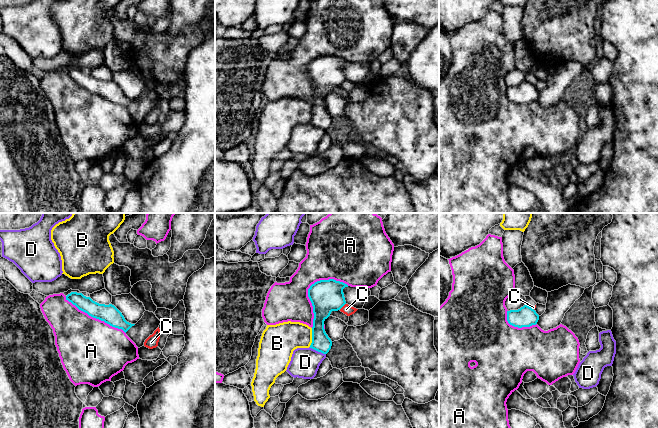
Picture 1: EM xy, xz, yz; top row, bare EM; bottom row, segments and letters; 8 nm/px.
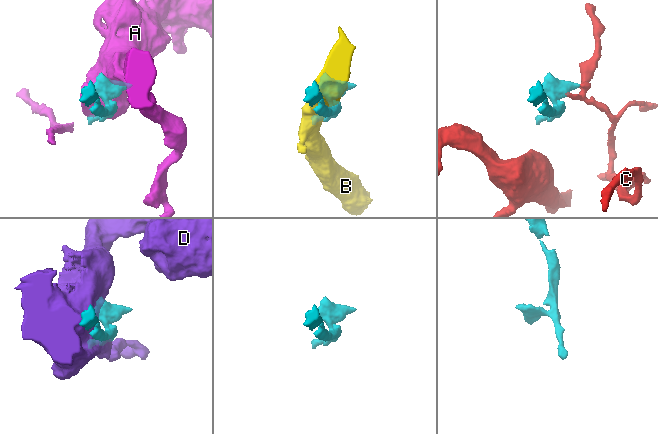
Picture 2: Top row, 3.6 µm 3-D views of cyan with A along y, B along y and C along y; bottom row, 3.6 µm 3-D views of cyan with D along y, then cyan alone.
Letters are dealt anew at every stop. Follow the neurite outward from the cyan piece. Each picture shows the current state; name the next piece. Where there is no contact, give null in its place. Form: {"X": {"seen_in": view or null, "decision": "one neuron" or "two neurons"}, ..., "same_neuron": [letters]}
{"A": {"seen_in": "xz", "decision": "two neurons"}, "B": {"seen_in": "xz", "decision": "two neurons"}, "C": {"seen_in": "xz", "decision": "two neurons"}, "D": {"seen_in": "xz", "decision": "two neurons"}, "same_neuron": []}

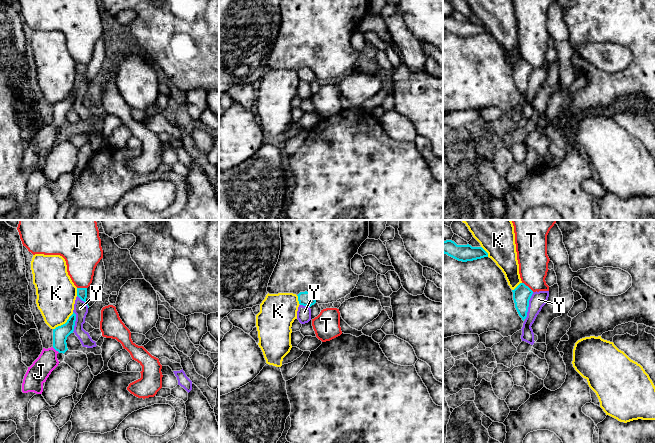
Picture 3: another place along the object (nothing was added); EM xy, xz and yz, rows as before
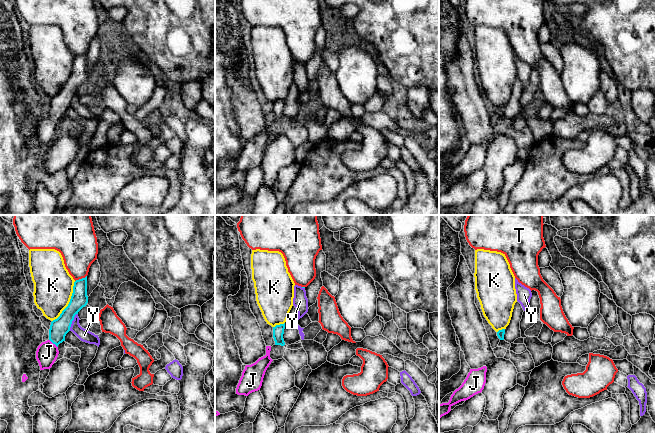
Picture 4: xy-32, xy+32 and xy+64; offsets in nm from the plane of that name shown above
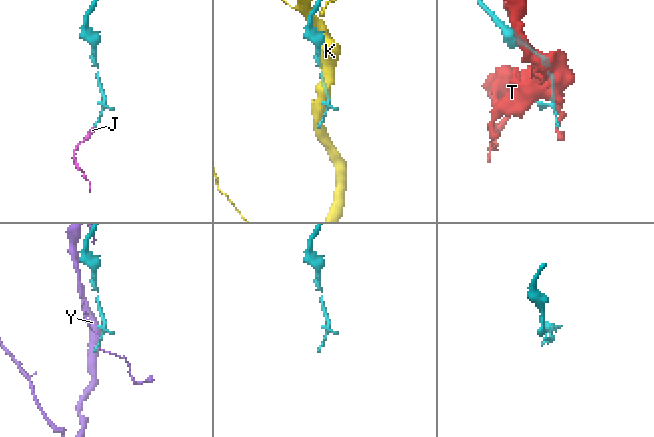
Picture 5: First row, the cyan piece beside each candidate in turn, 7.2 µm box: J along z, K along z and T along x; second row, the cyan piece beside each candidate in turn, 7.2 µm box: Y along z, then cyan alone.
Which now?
{"J": {"seen_in": "xy", "decision": "one neuron"}, "K": {"seen_in": "xy", "decision": "two neurons"}, "T": {"seen_in": "yz", "decision": "two neurons"}, "Y": {"seen_in": "yz", "decision": "two neurons"}, "same_neuron": ["J"]}

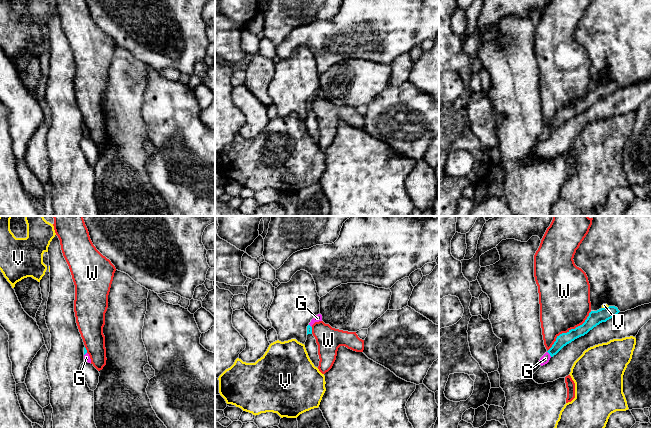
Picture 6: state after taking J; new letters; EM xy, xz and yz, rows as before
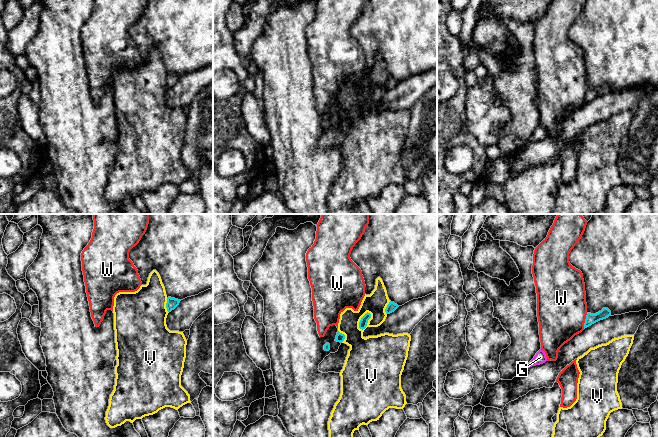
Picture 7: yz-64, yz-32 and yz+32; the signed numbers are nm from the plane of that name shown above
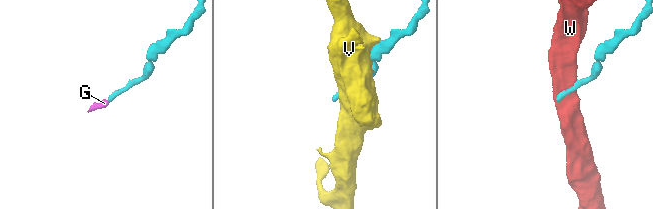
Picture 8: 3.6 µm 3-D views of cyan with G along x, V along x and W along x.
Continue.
{"G": {"seen_in": "yz", "decision": "one neuron"}, "V": {"seen_in": "yz", "decision": "two neurons"}, "W": {"seen_in": "yz", "decision": "two neurons"}, "same_neuron": ["G"]}

